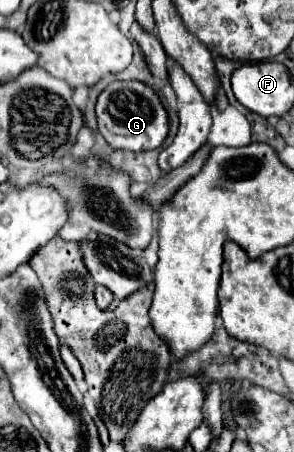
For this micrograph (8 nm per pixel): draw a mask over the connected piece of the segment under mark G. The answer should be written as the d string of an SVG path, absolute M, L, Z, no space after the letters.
M111 82L97 98L97 122L101 136L121 150L155 150L159 148L169 132L169 114L163 108L157 92L143 82Z

